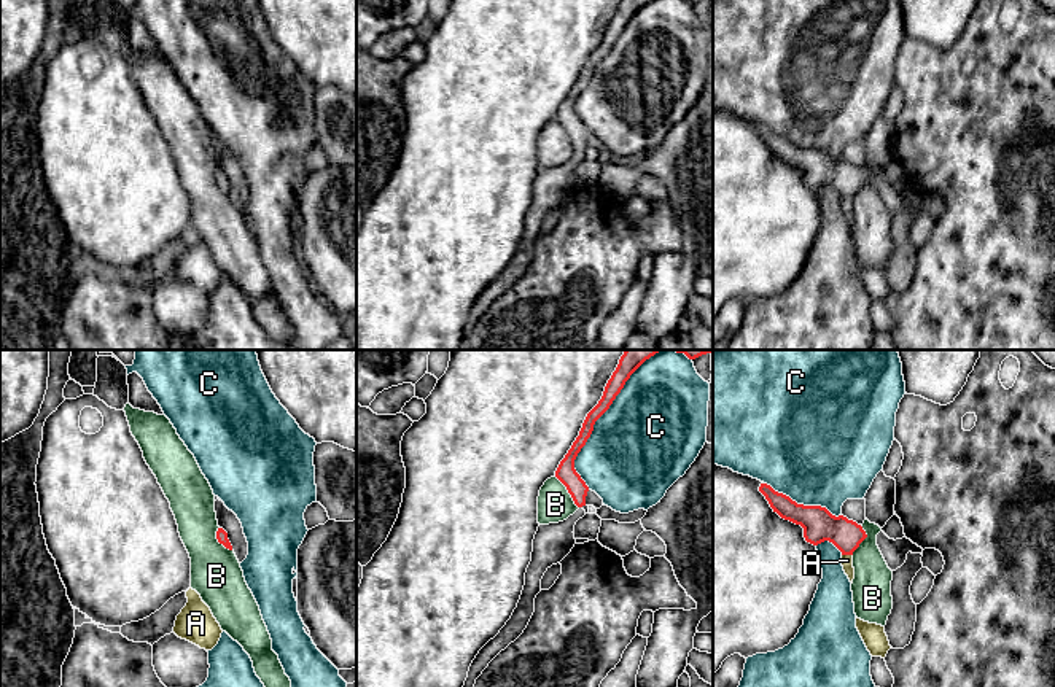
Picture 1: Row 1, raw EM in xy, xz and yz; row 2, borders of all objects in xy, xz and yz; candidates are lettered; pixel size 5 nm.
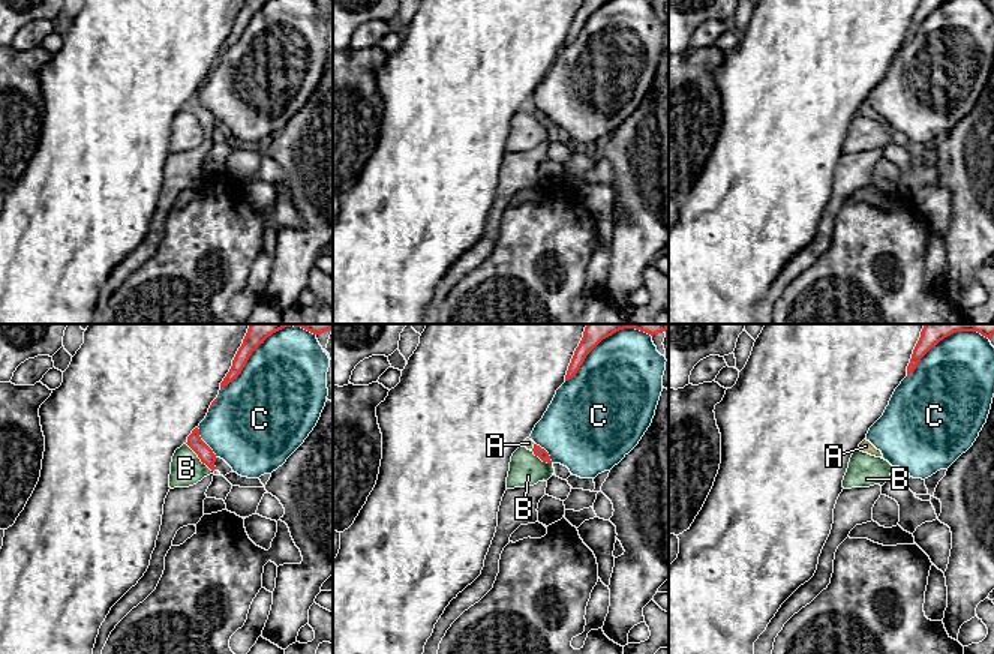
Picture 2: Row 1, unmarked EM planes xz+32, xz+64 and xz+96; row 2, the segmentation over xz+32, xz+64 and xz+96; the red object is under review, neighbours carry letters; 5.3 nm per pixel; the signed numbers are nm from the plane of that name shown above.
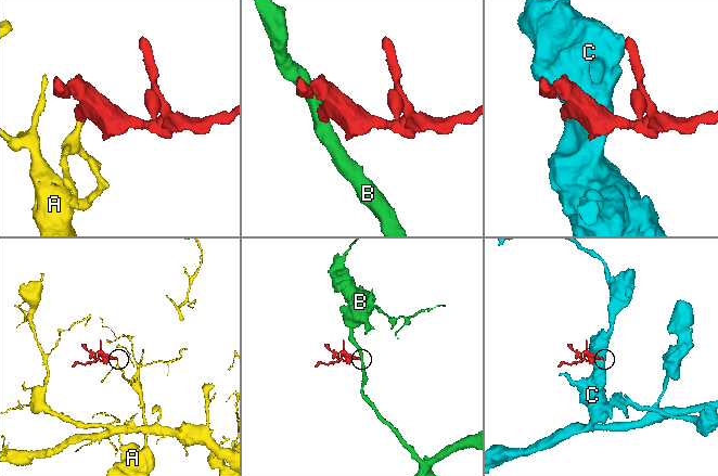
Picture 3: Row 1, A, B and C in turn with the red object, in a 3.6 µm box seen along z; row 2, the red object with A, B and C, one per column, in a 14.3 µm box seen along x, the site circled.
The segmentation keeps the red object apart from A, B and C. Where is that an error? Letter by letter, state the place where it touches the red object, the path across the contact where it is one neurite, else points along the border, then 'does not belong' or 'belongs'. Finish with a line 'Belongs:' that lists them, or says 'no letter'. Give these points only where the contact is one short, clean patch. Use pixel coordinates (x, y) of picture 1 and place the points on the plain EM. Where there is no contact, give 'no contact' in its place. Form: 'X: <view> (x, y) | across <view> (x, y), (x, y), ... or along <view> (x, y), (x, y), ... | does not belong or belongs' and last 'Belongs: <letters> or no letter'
A: yz (847, 197) | across yz (818, 167), (847, 197), (847, 204) | belongs
B: xz (568, 135) | along xz (556, 120), (578, 151) | does not belong
C: xz (595, 64) | does not belong
Belongs: A

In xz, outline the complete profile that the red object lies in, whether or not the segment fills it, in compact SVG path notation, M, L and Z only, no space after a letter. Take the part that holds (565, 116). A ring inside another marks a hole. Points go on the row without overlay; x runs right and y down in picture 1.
M621 0L616 14L613 16L611 22L608 24L603 40L598 48L587 57L579 80L573 86L571 92L560 105L555 121L566 130L568 137L571 138L574 148L578 151L586 149L586 140L589 130L581 122L581 119L574 113L574 103L581 92L586 89L587 83L594 75L595 65L609 52L616 40L624 32L625 25L630 19L651 0Z

